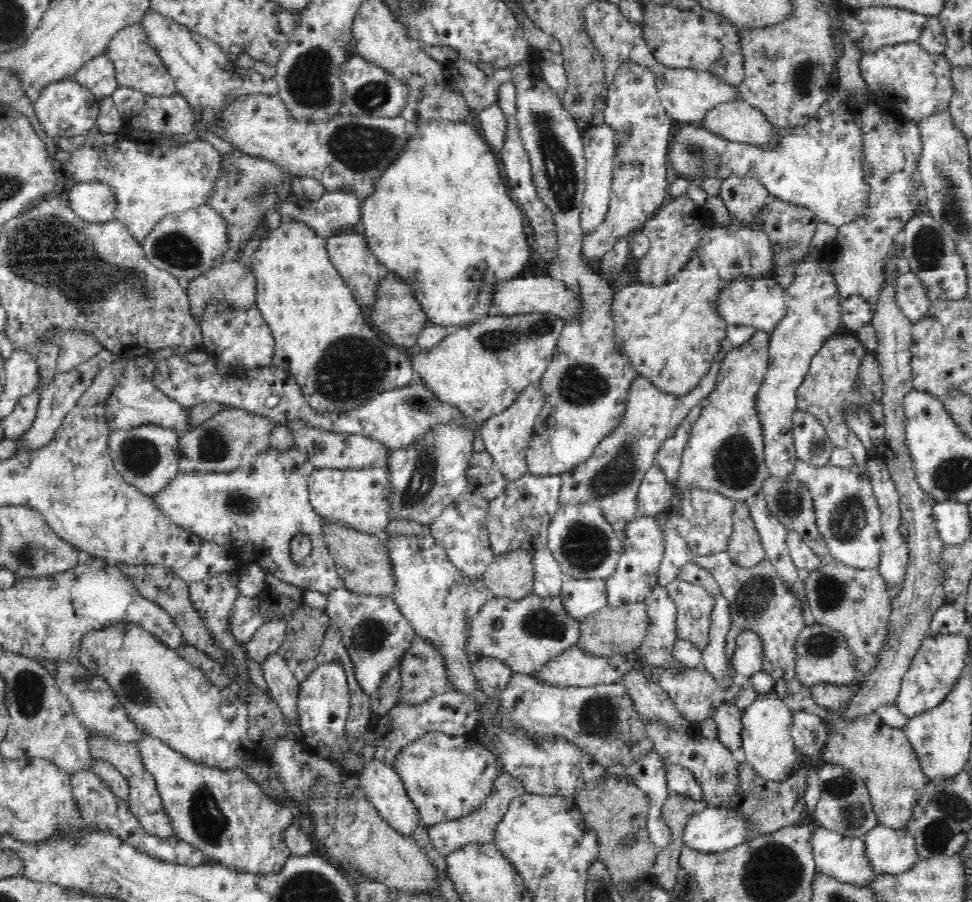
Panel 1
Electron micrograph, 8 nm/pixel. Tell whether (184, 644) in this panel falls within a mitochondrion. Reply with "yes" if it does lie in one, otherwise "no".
no

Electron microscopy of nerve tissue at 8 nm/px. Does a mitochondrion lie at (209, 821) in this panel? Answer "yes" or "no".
yes

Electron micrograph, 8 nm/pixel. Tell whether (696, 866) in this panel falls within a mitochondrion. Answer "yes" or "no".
no

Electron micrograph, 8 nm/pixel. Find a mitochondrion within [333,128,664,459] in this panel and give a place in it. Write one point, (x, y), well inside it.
(579, 384)

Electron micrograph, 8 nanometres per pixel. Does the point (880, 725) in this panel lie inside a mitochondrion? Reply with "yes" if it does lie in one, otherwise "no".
no

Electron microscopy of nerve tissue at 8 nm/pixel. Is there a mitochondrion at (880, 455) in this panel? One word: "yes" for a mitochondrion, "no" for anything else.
no

